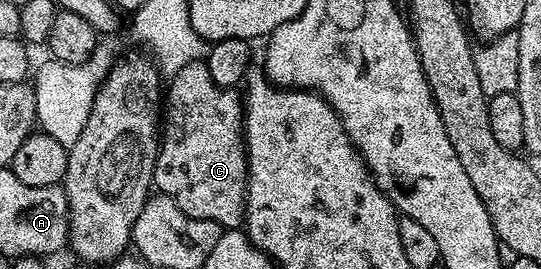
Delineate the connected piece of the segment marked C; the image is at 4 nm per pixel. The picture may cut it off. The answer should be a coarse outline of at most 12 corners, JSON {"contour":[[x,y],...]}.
{"contour":[[204,60],[167,81],[152,182],[245,223],[244,102]]}

